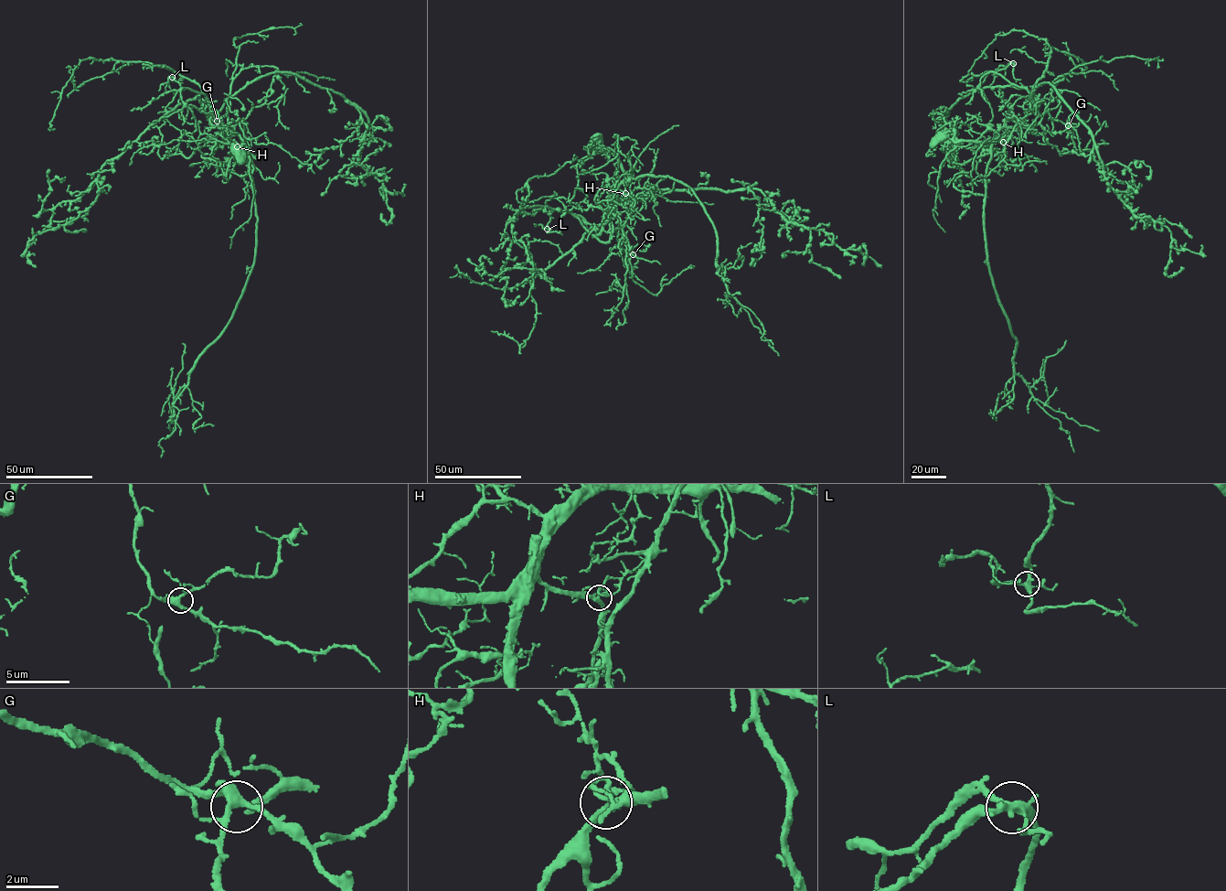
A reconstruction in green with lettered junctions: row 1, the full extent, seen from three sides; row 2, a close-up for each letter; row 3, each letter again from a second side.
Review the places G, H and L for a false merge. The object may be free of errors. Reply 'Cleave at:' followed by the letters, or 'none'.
Cleave at: none

